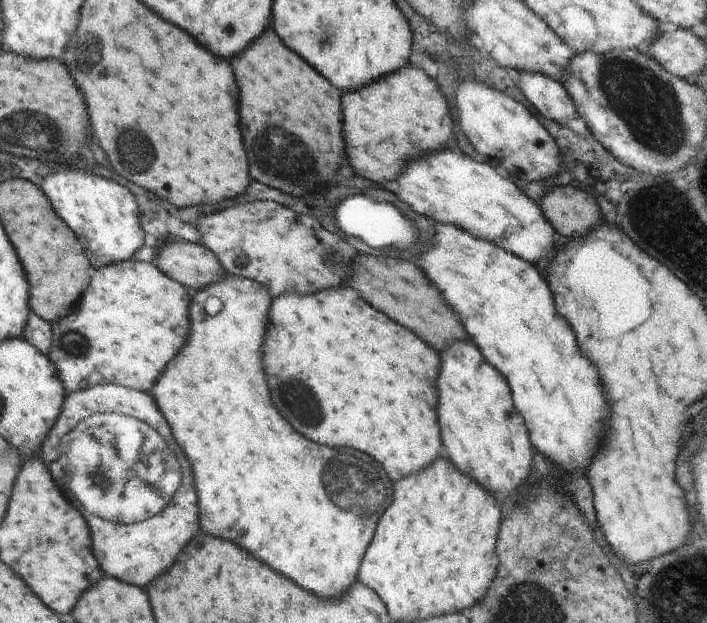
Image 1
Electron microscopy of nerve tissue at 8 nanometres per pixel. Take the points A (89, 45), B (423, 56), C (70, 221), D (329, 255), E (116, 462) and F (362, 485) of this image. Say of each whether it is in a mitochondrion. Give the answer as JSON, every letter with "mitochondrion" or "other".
{"A":"mitochondrion","B":"other","C":"other","D":"mitochondrion","E":"mitochondrion","F":"mitochondrion"}

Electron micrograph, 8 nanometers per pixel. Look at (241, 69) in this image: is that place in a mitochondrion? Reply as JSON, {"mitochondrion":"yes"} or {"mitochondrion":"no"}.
{"mitochondrion":"no"}

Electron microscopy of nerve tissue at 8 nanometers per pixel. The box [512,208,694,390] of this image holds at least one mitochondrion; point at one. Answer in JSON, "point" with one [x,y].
{"point":[675,314]}

